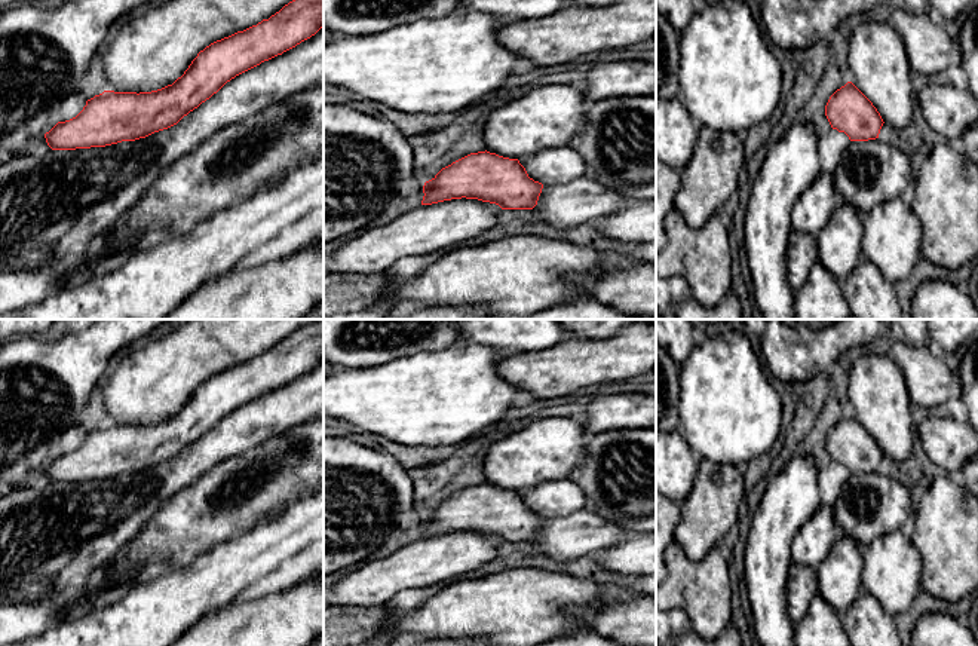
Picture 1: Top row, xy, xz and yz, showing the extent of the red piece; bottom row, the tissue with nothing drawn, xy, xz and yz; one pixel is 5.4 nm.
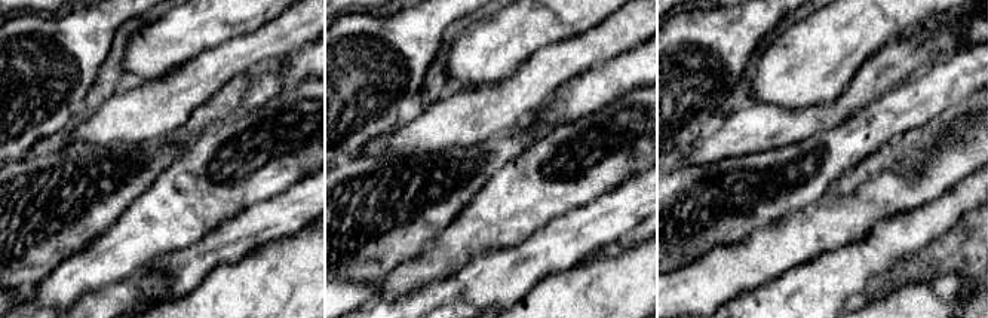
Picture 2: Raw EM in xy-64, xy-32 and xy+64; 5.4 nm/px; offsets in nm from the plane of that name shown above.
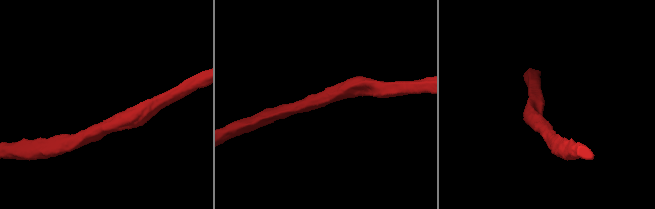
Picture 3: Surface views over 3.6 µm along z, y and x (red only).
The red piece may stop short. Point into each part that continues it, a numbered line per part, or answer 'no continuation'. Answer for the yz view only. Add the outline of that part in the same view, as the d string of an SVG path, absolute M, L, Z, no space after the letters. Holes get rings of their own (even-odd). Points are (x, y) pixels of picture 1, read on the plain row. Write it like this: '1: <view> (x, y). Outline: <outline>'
1: yz (876, 388). Outline: M861 355L847 380L850 414L873 435L885 456L904 462L913 451L913 401L905 377L890 356Z

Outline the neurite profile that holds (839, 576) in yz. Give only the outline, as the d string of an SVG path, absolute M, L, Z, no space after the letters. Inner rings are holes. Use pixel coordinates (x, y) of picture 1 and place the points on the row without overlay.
M838 533L816 575L819 594L840 616L862 591L862 569L862 548L850 536Z

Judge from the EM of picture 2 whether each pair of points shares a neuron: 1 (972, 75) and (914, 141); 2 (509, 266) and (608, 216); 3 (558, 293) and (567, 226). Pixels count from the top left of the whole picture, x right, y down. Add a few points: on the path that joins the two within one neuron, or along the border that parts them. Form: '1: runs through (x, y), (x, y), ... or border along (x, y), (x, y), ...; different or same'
1: border along (947, 113), (927, 124), (914, 127), (899, 137); different
2: runs through (534, 259), (583, 229); same
3: border along (585, 257), (565, 269), (548, 274), (531, 289); different

